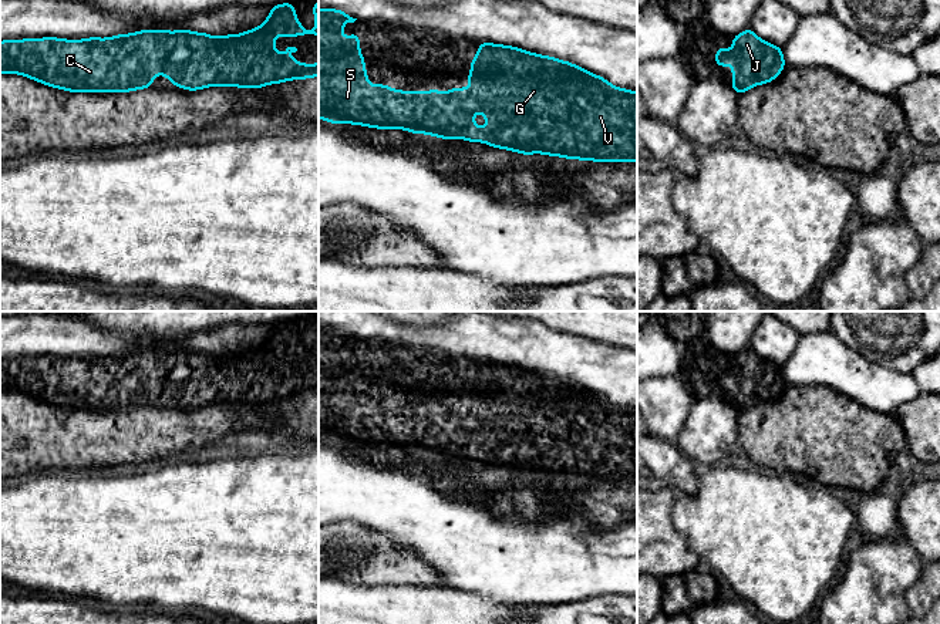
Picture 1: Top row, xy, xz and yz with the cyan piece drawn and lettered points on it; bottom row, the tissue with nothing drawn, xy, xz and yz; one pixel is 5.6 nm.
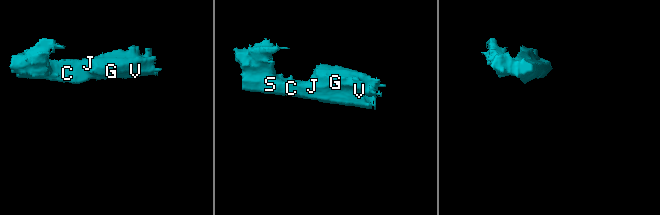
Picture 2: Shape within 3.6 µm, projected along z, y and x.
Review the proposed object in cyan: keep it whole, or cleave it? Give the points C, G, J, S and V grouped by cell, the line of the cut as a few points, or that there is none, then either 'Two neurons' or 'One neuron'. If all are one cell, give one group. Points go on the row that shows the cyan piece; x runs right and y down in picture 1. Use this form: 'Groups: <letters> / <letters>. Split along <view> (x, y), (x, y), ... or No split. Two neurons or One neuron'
Groups: C G J S V. No split. One neuron

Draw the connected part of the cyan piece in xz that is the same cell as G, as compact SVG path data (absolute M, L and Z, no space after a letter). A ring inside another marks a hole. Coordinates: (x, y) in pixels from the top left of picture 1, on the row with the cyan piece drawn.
M319 9L319 118L326 119L330 124L347 122L353 125L364 125L368 128L400 128L412 134L428 134L432 136L439 136L442 139L465 139L471 142L485 142L492 148L502 148L513 152L520 152L523 155L530 154L545 154L550 156L562 156L567 159L589 159L593 162L637 162L637 145L633 144L637 139L637 122L633 121L637 117L637 92L619 88L611 85L607 80L600 75L594 75L569 61L562 61L555 57L540 55L535 53L525 51L512 45L501 45L491 43L479 43L478 53L471 63L471 72L466 80L472 84L471 88L451 88L448 92L441 92L438 90L428 91L400 91L392 90L384 84L371 85L367 80L367 70L363 67L365 58L360 54L360 37L357 33L344 40L343 38L343 24L354 23L357 18L350 17L341 10L334 9ZM476 111L482 112L482 117L488 119L485 128L478 128L474 122L474 114Z

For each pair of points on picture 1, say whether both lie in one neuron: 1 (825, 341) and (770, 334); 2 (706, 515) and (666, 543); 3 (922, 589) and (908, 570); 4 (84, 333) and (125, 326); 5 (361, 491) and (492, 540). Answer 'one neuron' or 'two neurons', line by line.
1: two neurons
2: two neurons
3: two neurons
4: two neurons
5: one neuron

